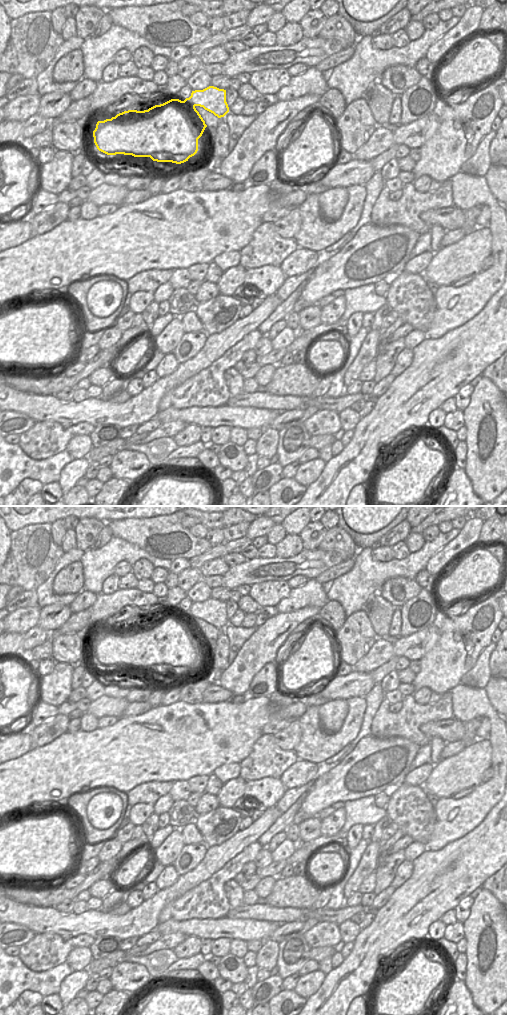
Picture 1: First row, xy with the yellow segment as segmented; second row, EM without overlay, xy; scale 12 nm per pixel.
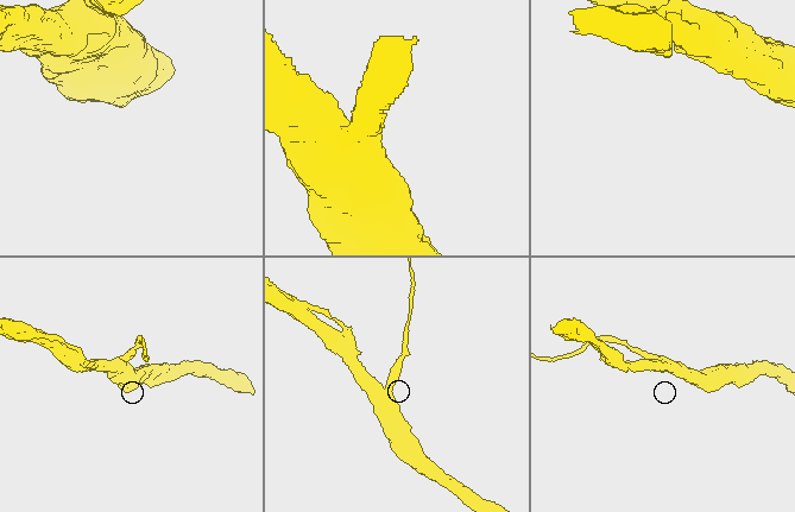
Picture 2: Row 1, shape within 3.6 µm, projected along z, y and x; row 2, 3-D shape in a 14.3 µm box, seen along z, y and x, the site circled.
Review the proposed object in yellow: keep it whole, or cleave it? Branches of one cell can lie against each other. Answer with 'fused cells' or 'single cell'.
fused cells

